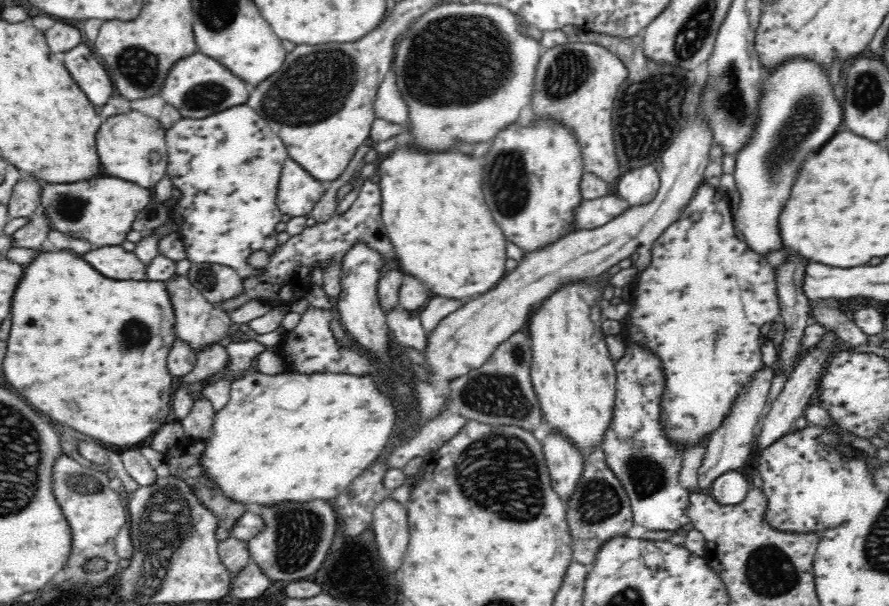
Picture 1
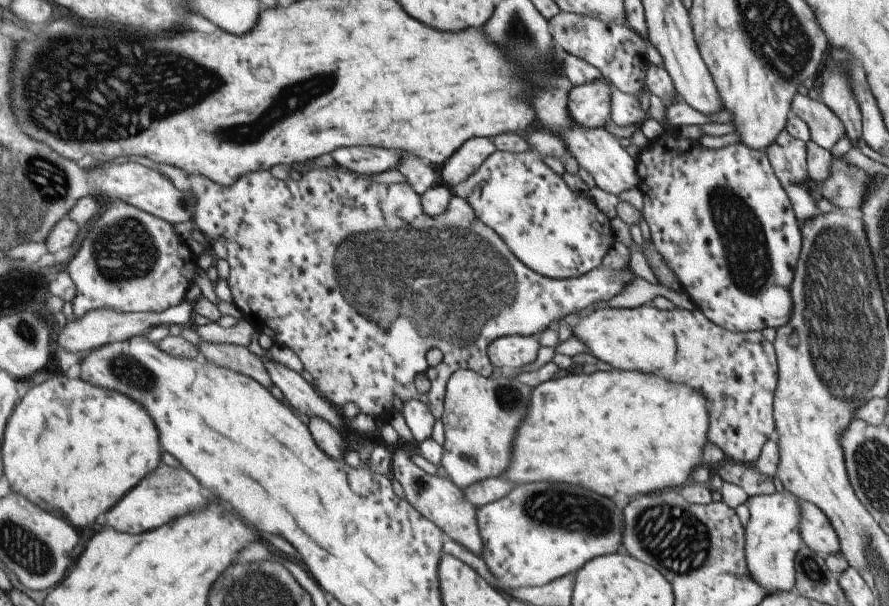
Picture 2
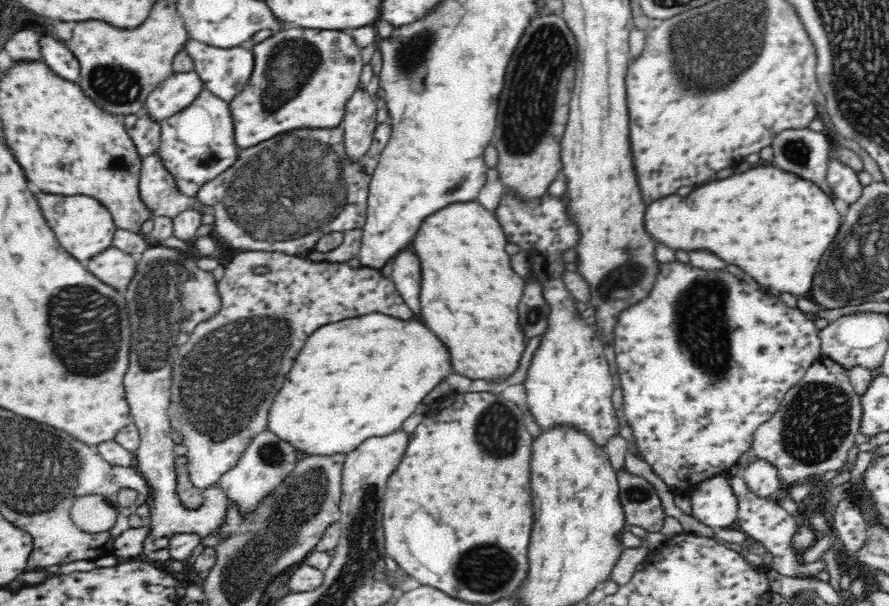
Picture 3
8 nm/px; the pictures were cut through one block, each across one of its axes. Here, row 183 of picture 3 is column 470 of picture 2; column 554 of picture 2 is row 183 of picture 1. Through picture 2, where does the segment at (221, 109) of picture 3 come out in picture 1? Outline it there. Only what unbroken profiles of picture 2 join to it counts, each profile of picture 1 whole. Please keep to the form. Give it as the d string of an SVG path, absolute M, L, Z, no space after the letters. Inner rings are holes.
M246 104L235 105L223 112L215 113L204 119L188 119L181 118L174 126L171 126L165 134L165 143L168 151L167 174L171 178L174 187L181 191L180 197L177 199L177 205L174 214L179 220L179 234L182 237L186 251L185 258L191 263L212 263L223 264L233 268L243 279L246 276L254 276L256 269L248 263L248 257L257 251L274 252L277 248L276 243L276 224L282 220L283 212L277 205L277 190L279 178L281 177L282 167L285 160L289 158L286 145L278 138L277 133L273 131L250 106Z

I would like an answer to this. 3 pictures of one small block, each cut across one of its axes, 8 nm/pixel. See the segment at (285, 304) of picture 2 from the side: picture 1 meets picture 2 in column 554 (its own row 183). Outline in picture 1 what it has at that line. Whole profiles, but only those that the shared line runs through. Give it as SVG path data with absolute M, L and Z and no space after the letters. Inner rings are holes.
M288 158L282 167L277 190L277 205L283 214L290 216L311 216L316 211L316 203L325 193L326 184L316 180L304 170L295 160Z

